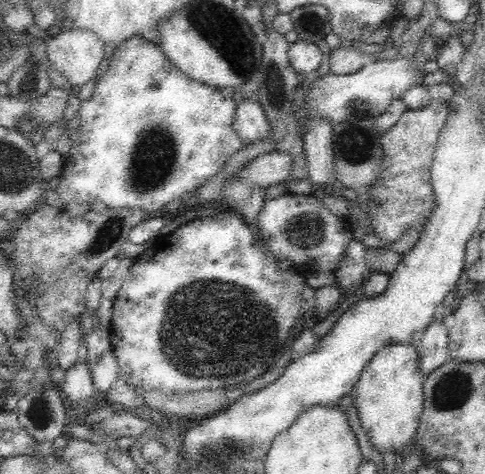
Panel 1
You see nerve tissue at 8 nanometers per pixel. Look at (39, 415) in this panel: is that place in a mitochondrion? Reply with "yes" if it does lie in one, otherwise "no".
yes

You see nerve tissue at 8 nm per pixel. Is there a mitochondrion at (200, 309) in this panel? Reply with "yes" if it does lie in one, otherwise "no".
yes

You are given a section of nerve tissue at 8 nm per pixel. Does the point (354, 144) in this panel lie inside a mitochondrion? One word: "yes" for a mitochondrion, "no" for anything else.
yes

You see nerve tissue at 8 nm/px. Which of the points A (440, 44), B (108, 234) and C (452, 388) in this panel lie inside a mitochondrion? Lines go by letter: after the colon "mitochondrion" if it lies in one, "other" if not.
A: other
B: mitochondrion
C: mitochondrion

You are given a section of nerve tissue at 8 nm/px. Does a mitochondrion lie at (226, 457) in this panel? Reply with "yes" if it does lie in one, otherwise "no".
yes

